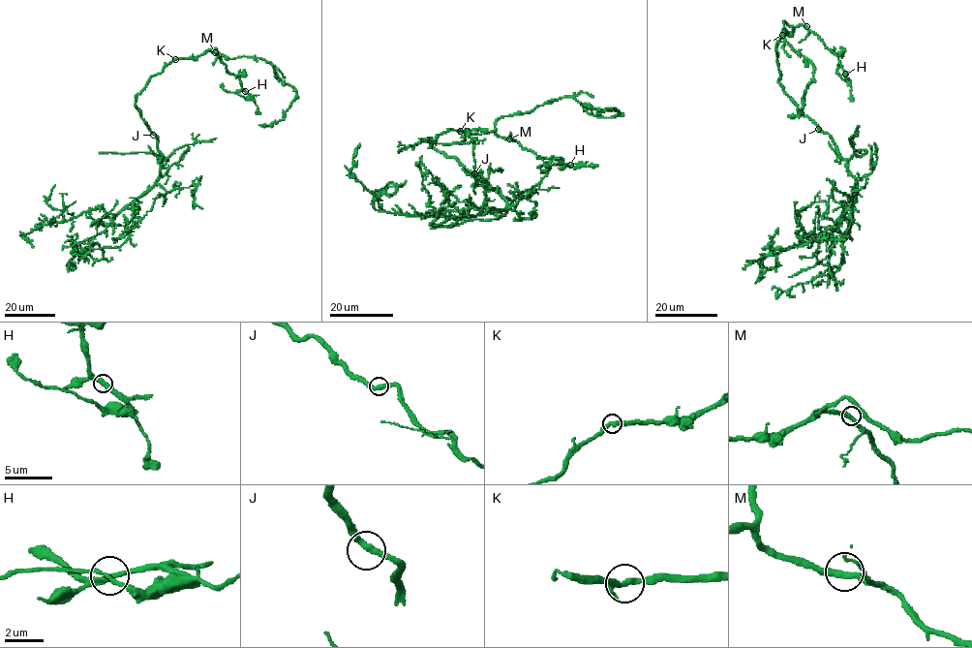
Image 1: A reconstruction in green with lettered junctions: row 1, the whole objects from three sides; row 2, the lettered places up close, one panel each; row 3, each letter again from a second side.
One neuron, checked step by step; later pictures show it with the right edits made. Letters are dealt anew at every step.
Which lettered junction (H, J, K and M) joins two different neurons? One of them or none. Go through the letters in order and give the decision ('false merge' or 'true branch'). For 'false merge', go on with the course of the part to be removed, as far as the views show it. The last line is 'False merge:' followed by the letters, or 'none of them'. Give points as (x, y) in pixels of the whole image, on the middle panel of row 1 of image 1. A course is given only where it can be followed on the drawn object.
H: true branch
J: true branch
K: true branch
M: true branch
False merge: none of them

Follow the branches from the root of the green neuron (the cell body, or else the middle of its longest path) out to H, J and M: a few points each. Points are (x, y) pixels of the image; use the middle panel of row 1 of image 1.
H: (461, 165), (430, 141), (449, 129), (495, 132), (540, 158), (570, 165)
J: (461, 165), (474, 173)
M: (461, 165), (453, 157), (449, 157), (431, 146), (430, 141), (449, 129), (495, 132), (499, 137), (509, 138)

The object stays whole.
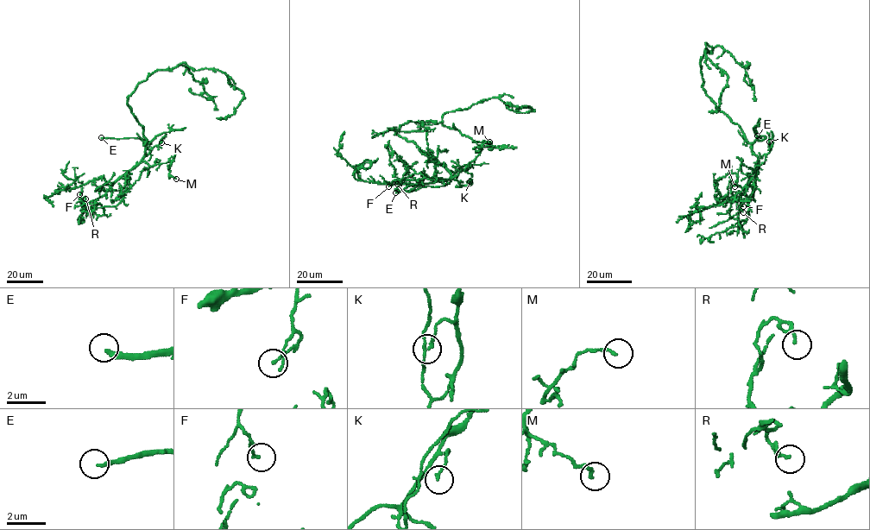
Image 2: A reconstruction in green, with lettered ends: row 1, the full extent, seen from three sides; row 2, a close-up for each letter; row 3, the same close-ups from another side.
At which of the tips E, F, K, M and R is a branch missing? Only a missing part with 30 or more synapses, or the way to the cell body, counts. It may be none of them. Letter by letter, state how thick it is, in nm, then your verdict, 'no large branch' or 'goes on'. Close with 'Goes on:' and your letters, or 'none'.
E: 220 nm thick; goes on
F: 130 nm thick; no large branch
K: 80 nm thick; no large branch
M: 180 nm thick; no large branch
R: 130 nm thick; no large branch
Goes on: E

